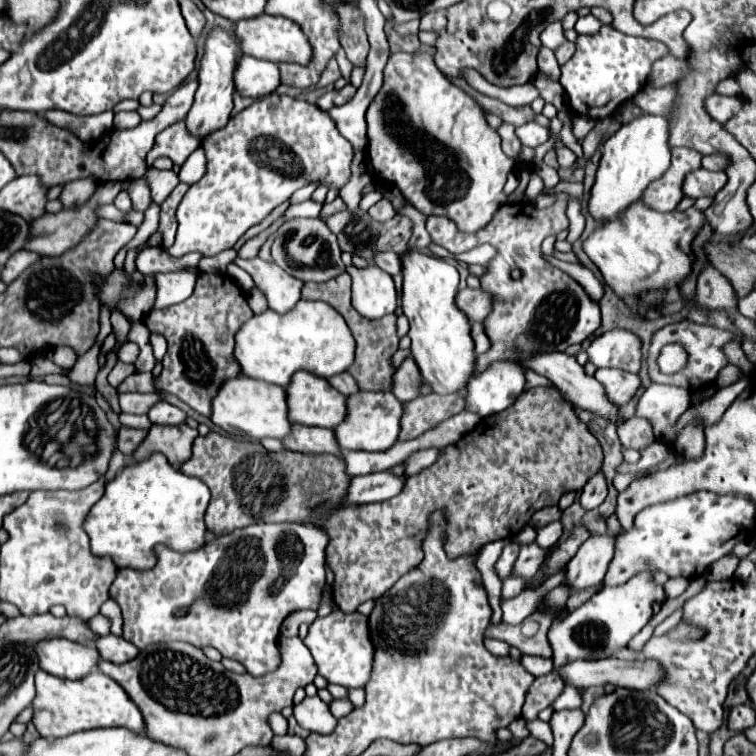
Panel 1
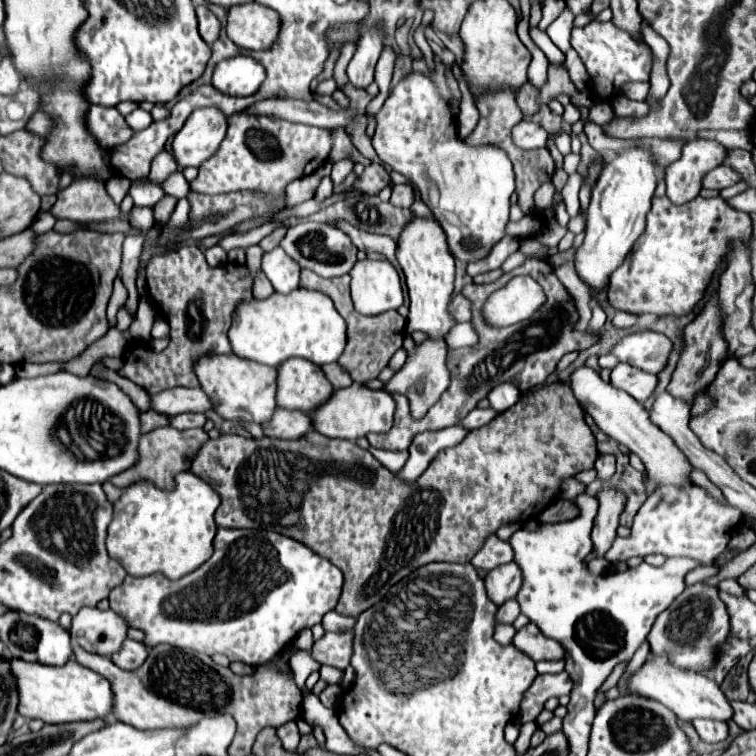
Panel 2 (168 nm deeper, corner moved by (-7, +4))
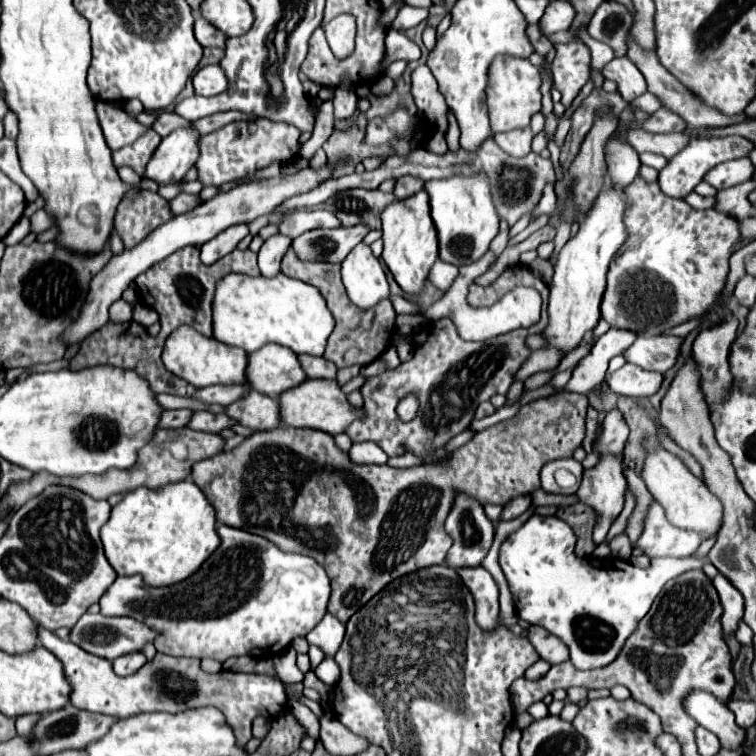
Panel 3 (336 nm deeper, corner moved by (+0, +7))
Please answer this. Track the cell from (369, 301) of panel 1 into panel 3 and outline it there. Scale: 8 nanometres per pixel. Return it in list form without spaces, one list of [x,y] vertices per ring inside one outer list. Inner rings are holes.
[[[363,243],[341,263],[341,279],[351,303],[359,309],[371,309],[389,297],[389,281],[383,265]]]

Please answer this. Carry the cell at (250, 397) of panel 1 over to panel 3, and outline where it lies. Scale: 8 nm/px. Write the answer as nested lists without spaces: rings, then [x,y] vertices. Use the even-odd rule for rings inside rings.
[[[181,327],[173,335],[169,335],[169,341],[165,341],[163,349],[163,363],[167,371],[175,373],[177,377],[183,377],[193,387],[209,387],[209,385],[249,385],[247,379],[247,365],[249,355],[243,349],[219,343],[217,339],[209,339],[195,329]]]

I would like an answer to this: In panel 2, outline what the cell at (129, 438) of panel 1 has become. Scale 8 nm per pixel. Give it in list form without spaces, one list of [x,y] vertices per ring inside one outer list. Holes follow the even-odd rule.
[[[148,410],[144,414],[140,414],[142,420],[142,432],[150,432],[156,430],[160,426],[168,426],[170,424],[170,416],[168,414],[160,414],[156,410]]]

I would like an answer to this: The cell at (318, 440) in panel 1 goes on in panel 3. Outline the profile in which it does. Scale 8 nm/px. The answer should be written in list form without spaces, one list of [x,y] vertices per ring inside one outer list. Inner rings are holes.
[[[251,391],[245,401],[235,401],[227,407],[227,415],[243,427],[265,431],[281,425],[281,409],[277,397],[265,397]]]

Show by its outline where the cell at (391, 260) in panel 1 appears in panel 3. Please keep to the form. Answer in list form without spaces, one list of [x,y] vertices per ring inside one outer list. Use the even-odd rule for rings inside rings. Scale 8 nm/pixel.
[[[327,209],[297,211],[297,213],[285,215],[283,223],[279,225],[279,233],[293,239],[293,237],[297,237],[297,235],[301,235],[301,233],[305,233],[305,231],[319,229],[319,227],[335,229],[335,227],[339,227],[339,219],[333,217],[333,213],[327,211]]]

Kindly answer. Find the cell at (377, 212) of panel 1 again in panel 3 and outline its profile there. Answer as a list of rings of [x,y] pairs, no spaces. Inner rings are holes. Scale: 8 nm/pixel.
[[[401,177],[401,179],[397,179],[397,183],[395,183],[393,195],[395,195],[395,199],[403,201],[403,199],[415,195],[415,193],[421,191],[421,189],[423,189],[423,181],[417,181],[415,177]]]

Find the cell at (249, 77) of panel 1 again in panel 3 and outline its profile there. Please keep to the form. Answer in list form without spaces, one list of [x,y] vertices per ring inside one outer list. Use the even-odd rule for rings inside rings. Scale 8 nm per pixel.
[[[205,65],[193,77],[193,87],[197,95],[213,97],[229,89],[229,79],[221,65]]]

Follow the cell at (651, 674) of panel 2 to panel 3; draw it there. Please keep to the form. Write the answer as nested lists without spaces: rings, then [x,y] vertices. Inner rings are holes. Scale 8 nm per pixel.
[[[691,689],[683,697],[683,709],[701,727],[713,731],[721,739],[723,747],[737,749],[743,743],[745,731],[735,725],[733,711],[723,701],[719,701],[713,693],[705,689]]]

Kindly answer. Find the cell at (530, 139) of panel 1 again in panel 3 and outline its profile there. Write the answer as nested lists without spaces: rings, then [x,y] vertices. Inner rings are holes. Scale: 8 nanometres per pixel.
[[[529,127],[525,129],[513,129],[507,133],[497,133],[495,135],[497,145],[505,149],[511,157],[525,157],[531,153],[531,141],[533,141],[533,131]]]

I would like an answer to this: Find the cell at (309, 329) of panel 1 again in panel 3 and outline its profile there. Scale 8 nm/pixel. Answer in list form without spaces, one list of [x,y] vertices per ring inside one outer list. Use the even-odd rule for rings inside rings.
[[[231,273],[217,285],[213,301],[213,337],[225,345],[241,347],[247,353],[255,353],[267,343],[277,343],[289,347],[297,355],[307,353],[321,357],[333,327],[335,319],[321,291],[299,279],[285,277],[283,273],[273,279]]]

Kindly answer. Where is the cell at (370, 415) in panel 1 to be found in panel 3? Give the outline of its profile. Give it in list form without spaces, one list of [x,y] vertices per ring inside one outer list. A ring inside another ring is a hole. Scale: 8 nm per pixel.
[[[307,379],[305,385],[297,385],[297,389],[289,389],[289,393],[281,393],[281,421],[291,427],[309,427],[319,429],[329,435],[343,433],[355,419],[363,419],[363,407],[353,407],[347,401],[341,385],[337,381],[321,381]]]

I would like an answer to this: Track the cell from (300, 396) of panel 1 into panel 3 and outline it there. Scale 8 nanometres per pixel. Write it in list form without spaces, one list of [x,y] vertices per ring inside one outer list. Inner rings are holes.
[[[265,345],[249,355],[249,383],[263,395],[281,395],[307,379],[297,355],[283,345]]]

